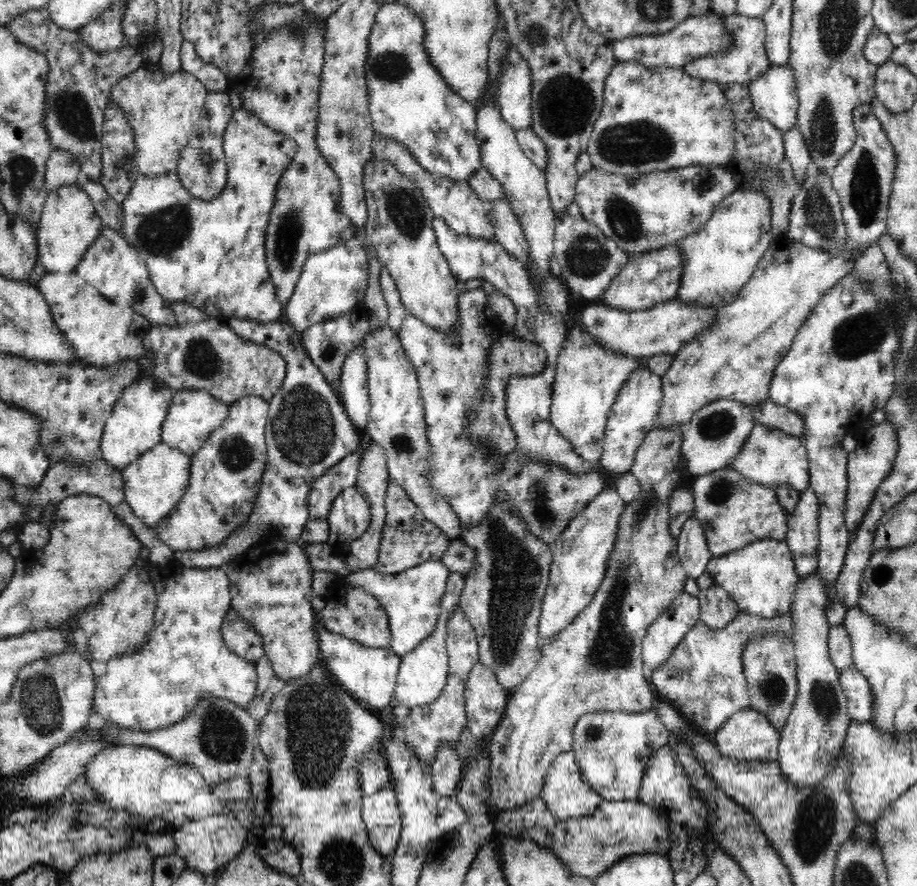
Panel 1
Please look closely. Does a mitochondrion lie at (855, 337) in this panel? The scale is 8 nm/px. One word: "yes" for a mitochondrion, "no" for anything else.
yes

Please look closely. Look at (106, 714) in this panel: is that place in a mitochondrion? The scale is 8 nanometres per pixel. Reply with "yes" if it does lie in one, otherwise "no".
no

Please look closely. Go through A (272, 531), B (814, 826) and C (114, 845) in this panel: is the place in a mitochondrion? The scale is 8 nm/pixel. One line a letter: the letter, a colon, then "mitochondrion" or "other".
A: other
B: mitochondrion
C: mitochondrion

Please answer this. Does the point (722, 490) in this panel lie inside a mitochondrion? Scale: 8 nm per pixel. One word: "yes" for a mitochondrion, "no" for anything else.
yes

